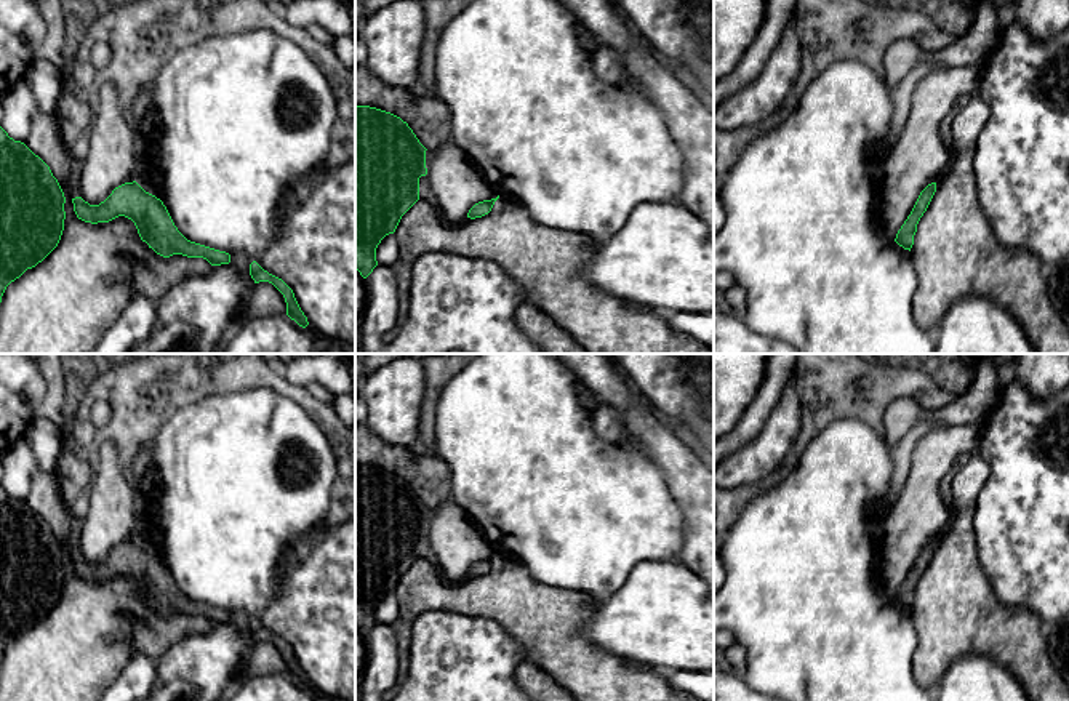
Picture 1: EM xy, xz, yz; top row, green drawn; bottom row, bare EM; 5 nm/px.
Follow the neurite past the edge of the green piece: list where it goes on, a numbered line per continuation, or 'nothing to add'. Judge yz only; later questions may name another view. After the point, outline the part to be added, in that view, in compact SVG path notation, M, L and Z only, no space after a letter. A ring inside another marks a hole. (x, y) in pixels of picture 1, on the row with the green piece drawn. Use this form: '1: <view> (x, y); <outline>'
nothing to add

